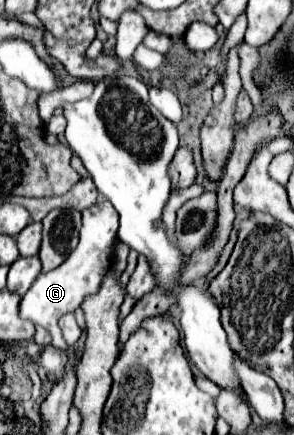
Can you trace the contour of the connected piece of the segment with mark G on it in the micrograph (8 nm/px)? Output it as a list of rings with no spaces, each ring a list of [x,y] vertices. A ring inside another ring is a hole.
[[[99,200],[91,208],[83,210],[83,228],[81,228],[77,248],[69,254],[69,258],[59,268],[45,272],[45,274],[39,274],[37,280],[33,282],[33,286],[27,290],[27,294],[21,300],[21,306],[19,306],[21,318],[31,320],[33,324],[41,324],[43,328],[47,328],[53,336],[51,344],[55,348],[67,350],[67,342],[63,340],[63,334],[57,326],[57,320],[63,314],[79,308],[83,298],[87,294],[93,294],[93,290],[99,288],[103,274],[111,266],[111,246],[117,238],[117,226],[119,226],[117,220],[119,220],[119,216],[115,214],[115,208],[107,200]]]

